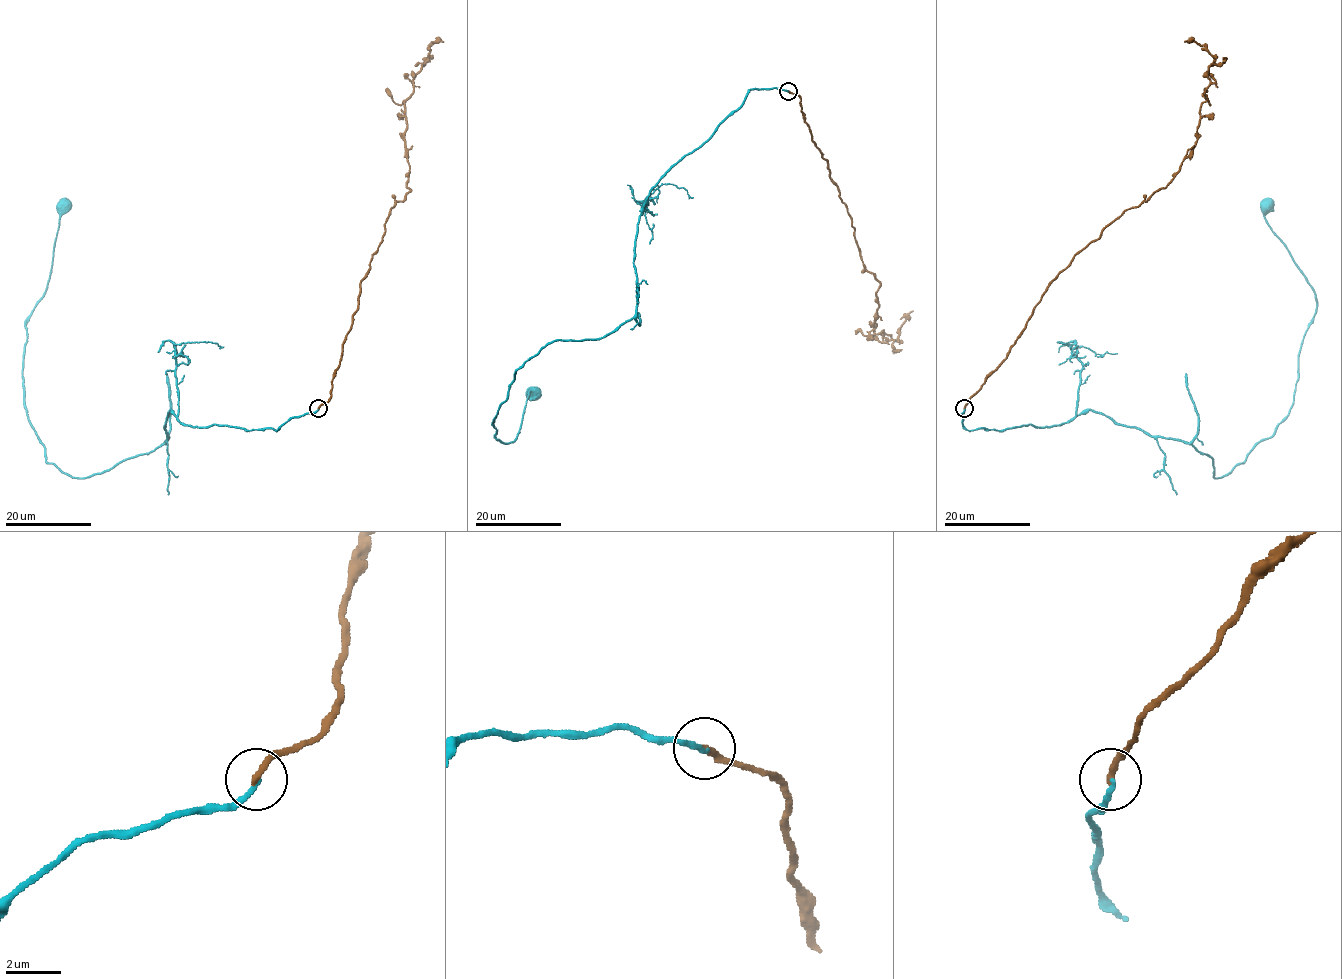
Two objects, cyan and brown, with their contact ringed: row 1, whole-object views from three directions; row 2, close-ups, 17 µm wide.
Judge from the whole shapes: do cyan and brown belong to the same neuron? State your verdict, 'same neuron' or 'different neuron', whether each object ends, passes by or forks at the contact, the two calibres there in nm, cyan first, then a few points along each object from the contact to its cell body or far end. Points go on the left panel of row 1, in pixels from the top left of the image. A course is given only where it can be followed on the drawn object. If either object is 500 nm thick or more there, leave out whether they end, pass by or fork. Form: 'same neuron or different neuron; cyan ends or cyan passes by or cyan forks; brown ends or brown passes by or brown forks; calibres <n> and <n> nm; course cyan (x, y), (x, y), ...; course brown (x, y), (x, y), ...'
same neuron; cyan ends; brown ends; calibres 150 and 240 nm; course cyan (318, 408), (277, 430), (184, 425), (170, 409), (148, 453), (79, 478), (48, 463), (23, 355), (65, 206); course brown (318, 408), (331, 398), (360, 282), (382, 242), (388, 213), (410, 191), (405, 100), (430, 46), (443, 41)

